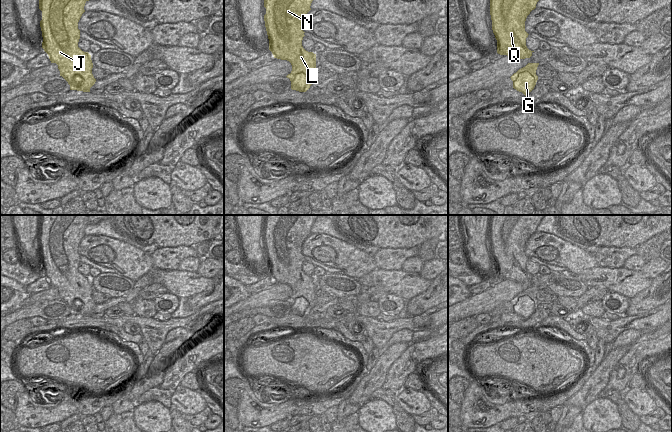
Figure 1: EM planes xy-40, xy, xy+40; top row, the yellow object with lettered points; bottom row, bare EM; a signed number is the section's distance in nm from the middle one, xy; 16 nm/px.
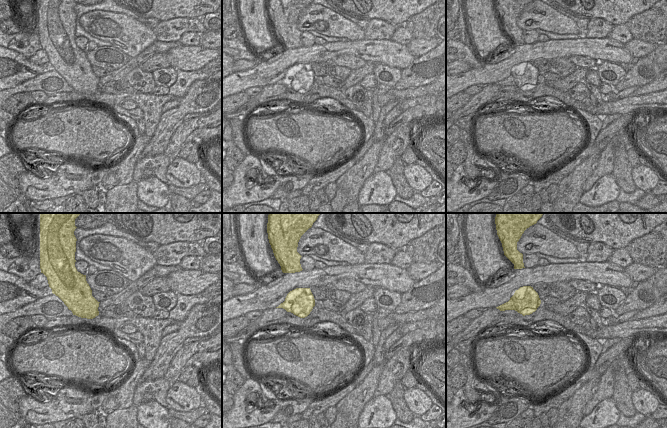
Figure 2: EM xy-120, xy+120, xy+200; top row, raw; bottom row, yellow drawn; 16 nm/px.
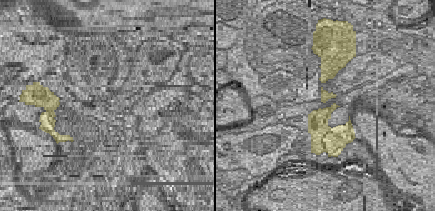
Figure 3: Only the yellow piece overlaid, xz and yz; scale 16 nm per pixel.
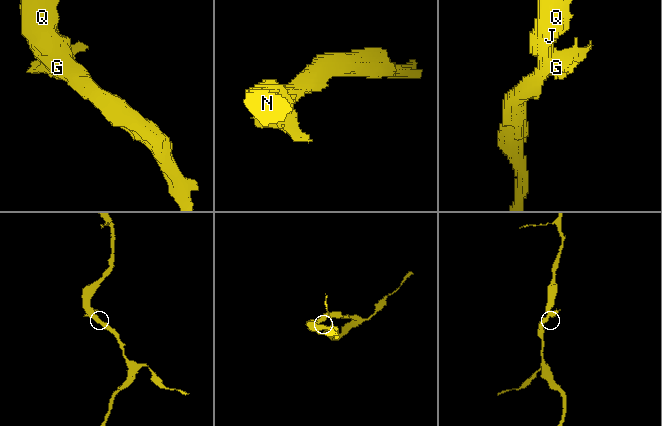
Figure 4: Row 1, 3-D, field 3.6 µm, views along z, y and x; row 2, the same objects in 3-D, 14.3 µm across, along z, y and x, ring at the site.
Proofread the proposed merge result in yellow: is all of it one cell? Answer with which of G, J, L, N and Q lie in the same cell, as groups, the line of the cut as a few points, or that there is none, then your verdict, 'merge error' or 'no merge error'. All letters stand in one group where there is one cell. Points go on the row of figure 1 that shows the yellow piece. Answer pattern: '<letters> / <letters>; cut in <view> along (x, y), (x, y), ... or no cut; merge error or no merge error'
G / J L N Q; cut in xy-40 along (79, 74), (82, 82), (75, 88); merge error

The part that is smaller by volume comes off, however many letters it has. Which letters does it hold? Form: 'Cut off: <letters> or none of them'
Cut off: G

